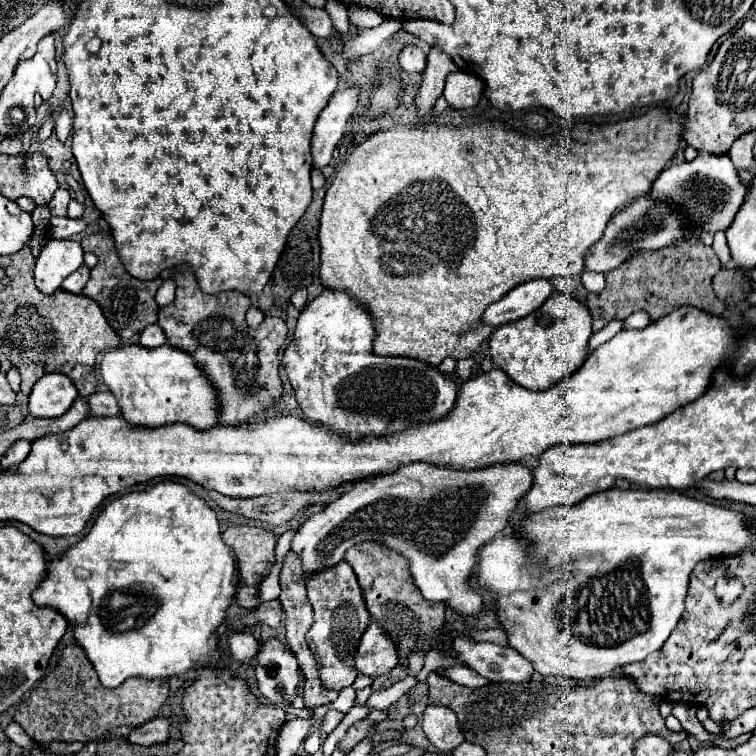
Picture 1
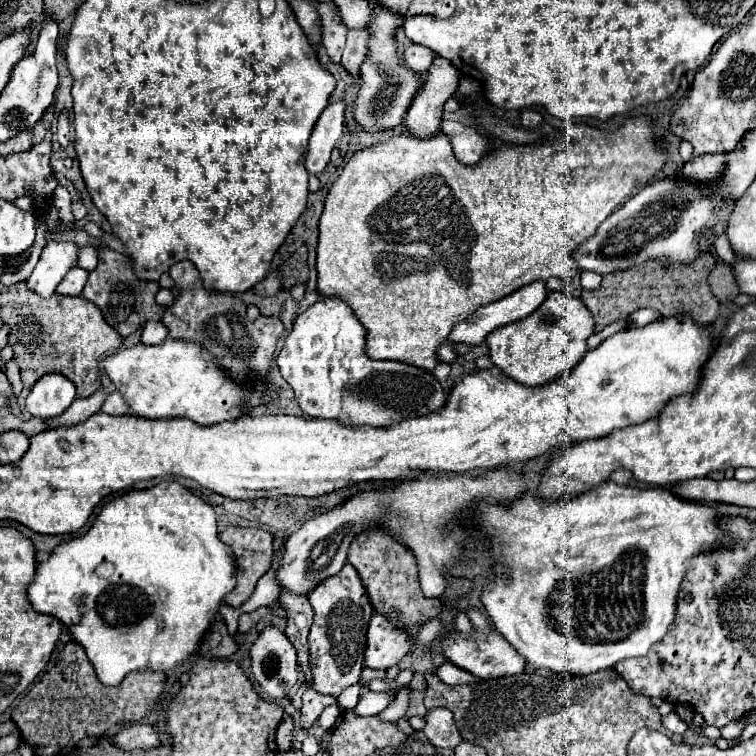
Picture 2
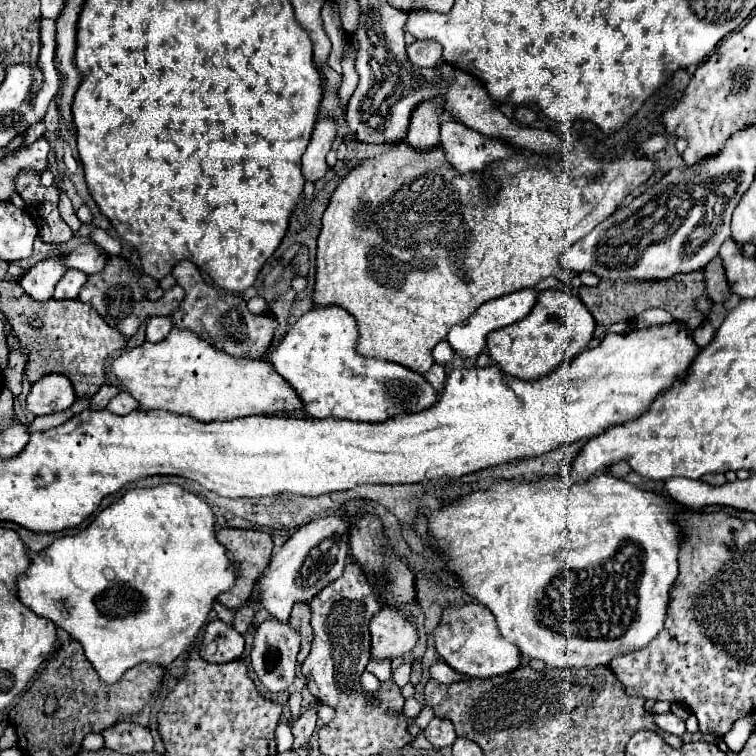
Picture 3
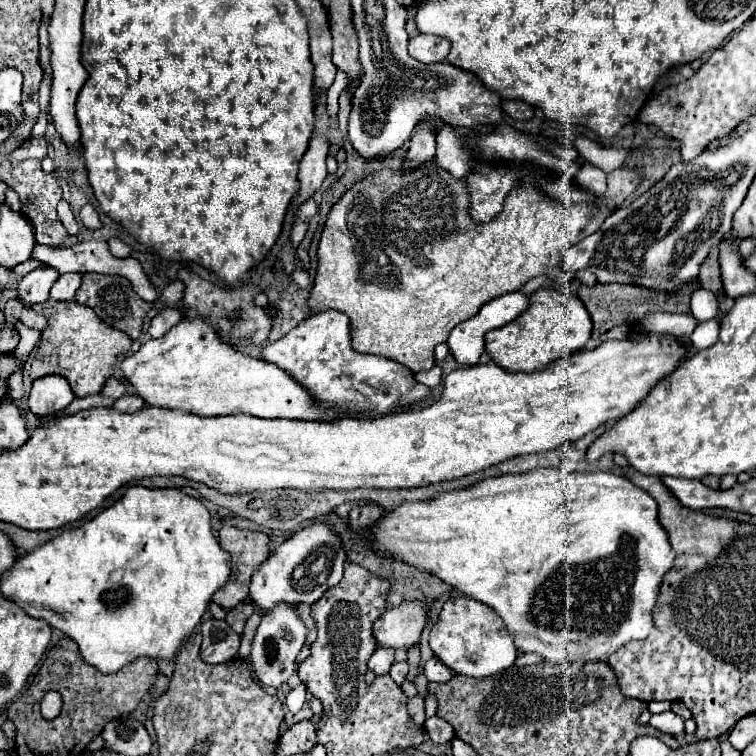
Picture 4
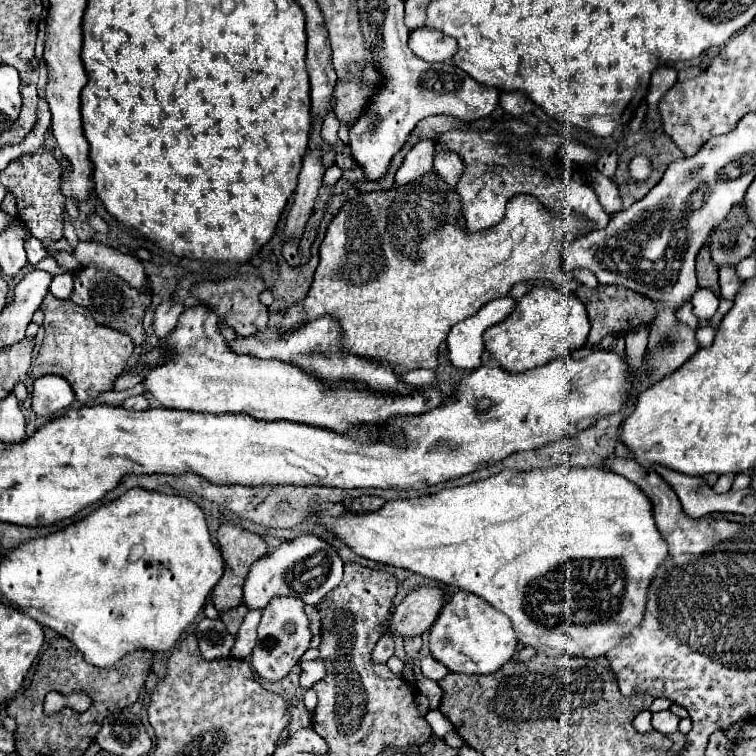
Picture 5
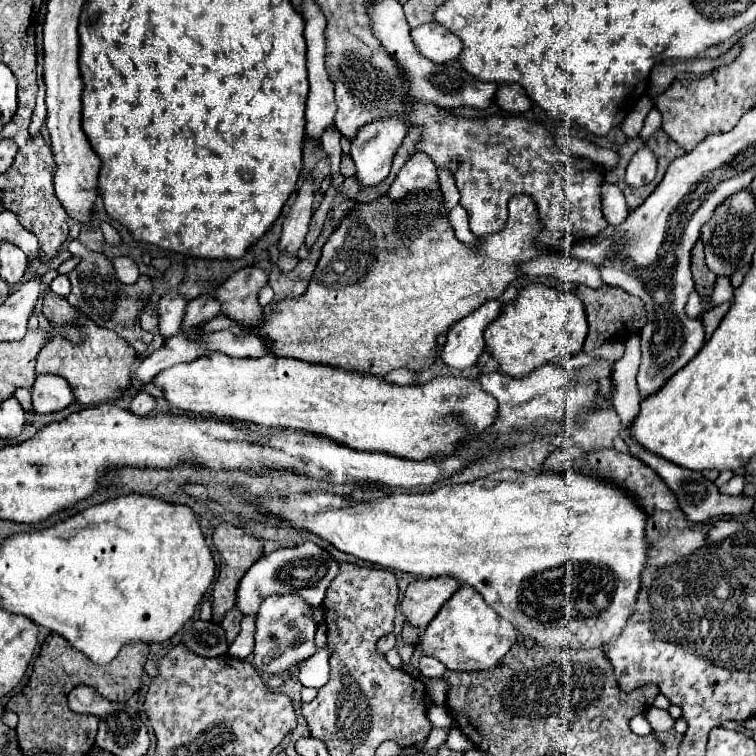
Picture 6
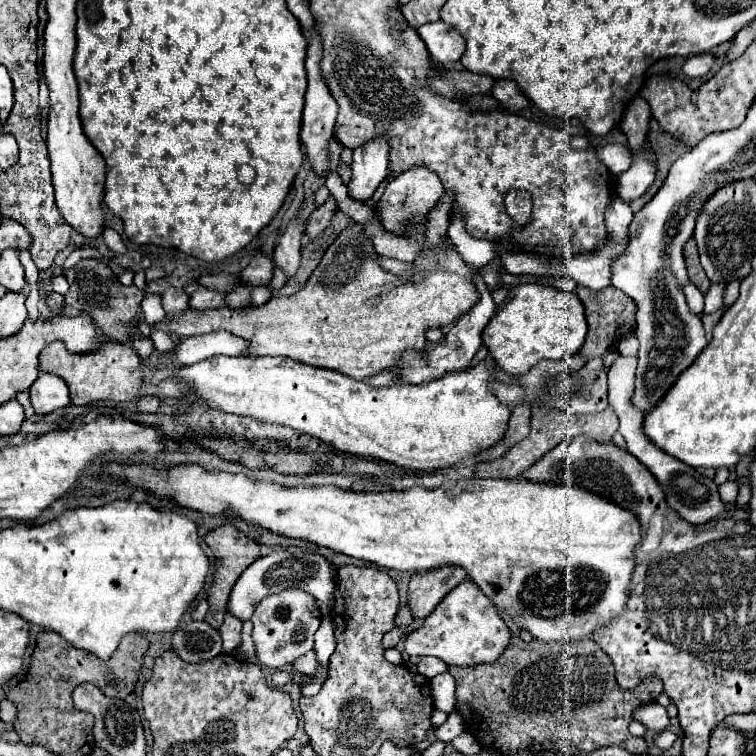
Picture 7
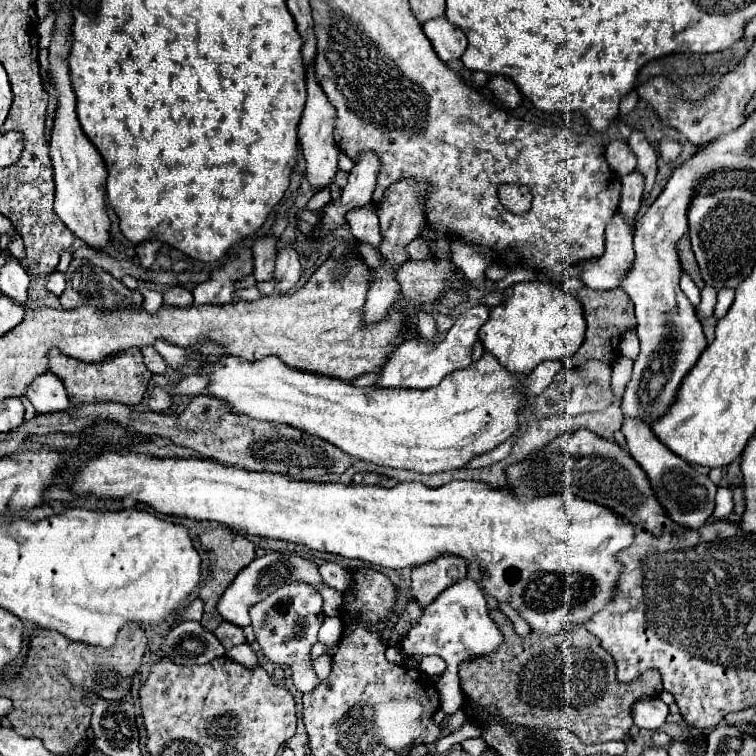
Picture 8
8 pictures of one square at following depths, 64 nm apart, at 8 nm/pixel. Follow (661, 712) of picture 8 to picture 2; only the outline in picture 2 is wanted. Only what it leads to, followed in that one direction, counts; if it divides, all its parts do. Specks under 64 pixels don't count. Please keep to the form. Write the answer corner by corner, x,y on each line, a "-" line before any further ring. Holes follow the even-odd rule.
670,712
668,716
662,718
662,726
670,732
678,732
678,734
684,734
688,730
688,726
682,722
682,718
676,714
676,712

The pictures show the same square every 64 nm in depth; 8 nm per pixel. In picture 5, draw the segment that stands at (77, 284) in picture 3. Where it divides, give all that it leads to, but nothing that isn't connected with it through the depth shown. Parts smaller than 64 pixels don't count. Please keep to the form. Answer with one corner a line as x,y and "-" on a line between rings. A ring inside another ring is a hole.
66,272
66,274
54,276
54,278
52,278
52,284
50,284
50,292
52,292
56,298
68,300
68,298
70,298
70,292
72,292
72,274

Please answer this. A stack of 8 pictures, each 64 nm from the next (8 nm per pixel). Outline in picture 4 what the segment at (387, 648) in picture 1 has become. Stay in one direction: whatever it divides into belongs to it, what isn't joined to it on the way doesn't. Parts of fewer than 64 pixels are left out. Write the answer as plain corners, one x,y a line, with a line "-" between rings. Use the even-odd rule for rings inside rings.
408,600
398,608
388,608
380,620
374,622
374,636
378,646
410,648
420,640
428,624
428,604
424,600

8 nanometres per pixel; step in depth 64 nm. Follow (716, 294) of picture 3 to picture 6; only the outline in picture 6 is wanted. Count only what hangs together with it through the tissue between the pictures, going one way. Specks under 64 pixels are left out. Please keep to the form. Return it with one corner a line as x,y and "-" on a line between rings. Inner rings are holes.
698,242
692,248
692,278
696,284
696,292
700,296
710,296
712,288
714,288
714,276
712,272
708,272
706,264
704,264
704,246

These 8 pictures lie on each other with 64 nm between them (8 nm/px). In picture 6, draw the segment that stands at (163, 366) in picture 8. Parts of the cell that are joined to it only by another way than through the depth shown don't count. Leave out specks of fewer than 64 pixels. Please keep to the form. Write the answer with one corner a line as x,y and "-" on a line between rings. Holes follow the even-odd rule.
76,244
74,250
82,250
78,252
78,256
82,258
80,264
68,274
70,284
72,284
72,292
68,296
68,302
82,314
86,314
90,320
94,320
98,326
114,330
118,336
122,336
130,346
136,348
136,352
142,356
148,348
148,344
152,342
152,334
144,332
140,328
140,312
152,292
152,282
148,280
148,276
140,276
138,282
134,282
132,286
122,284
116,274
114,274
114,266
110,264
110,260
104,254
98,252
90,252
84,248
84,244

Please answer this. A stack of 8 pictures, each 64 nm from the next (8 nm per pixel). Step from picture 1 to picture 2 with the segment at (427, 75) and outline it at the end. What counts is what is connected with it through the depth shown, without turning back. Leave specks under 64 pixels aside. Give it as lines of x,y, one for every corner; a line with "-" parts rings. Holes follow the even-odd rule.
436,56
428,70
426,84
416,94
406,116
406,128
412,136
428,138
440,130
444,102
454,96
452,92
456,92
458,82
460,72
452,66
452,62

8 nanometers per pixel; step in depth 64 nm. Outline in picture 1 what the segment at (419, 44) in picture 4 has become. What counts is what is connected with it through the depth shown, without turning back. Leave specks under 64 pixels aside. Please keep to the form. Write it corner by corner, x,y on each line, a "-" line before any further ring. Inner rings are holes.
404,46
400,52
400,66
406,72
424,72
426,68
426,54
418,46

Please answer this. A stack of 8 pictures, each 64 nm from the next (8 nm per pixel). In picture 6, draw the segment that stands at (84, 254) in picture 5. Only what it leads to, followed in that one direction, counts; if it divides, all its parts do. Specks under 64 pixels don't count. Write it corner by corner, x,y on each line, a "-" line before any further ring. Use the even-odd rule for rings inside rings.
116,258
112,264
116,268
116,276
120,278
120,282
134,284
138,280
138,276
140,276
138,266
130,258

